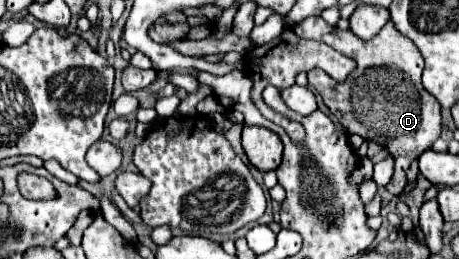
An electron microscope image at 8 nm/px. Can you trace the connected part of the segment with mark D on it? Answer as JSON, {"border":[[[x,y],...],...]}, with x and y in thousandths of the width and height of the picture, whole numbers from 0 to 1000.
{"border":[[[684,62],[645,93],[641,124],[649,147],[697,154],[776,232],[776,270],[745,324],[728,317],[702,270],[675,270],[671,317],[697,355],[706,402],[741,463],[758,517],[784,517],[789,533],[806,533],[832,556],[858,602],[863,649],[841,726],[845,741],[867,757],[885,726],[885,664],[898,618],[906,618],[924,579],[941,571],[941,556],[959,533],[963,456],[954,386],[946,386],[915,317],[924,263],[919,216],[893,154],[867,154],[867,116],[854,85],[845,85],[841,100],[815,147],[784,154],[767,116],[728,108],[710,93],[697,62]]]}

